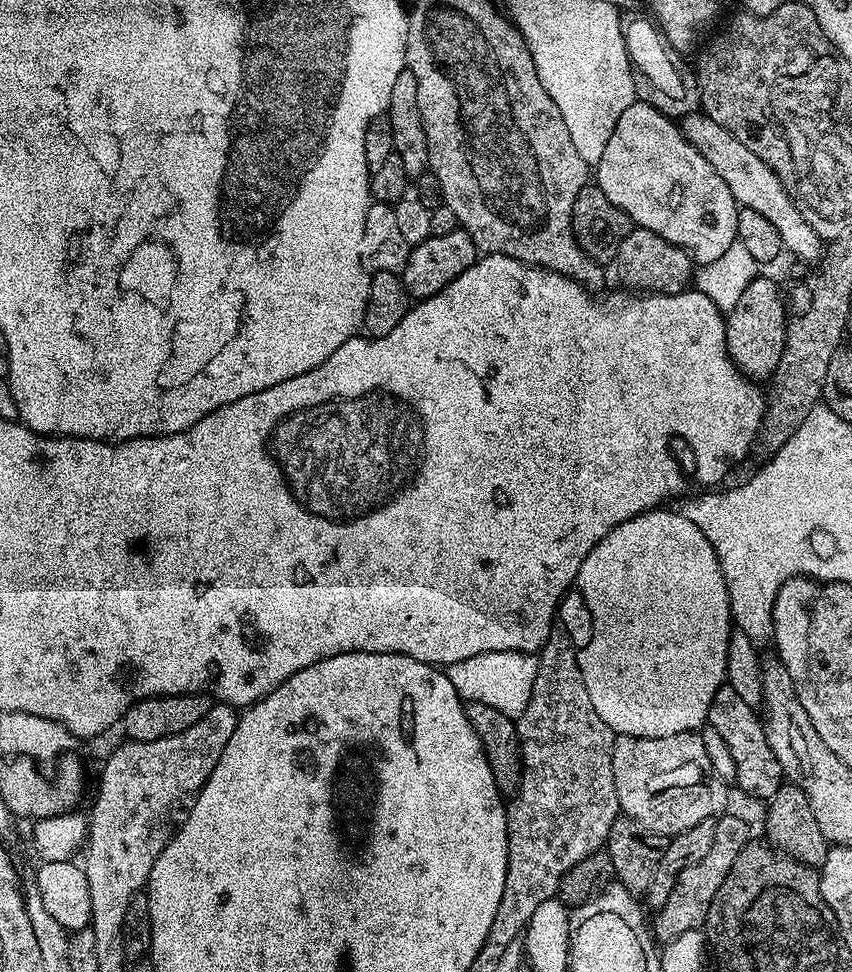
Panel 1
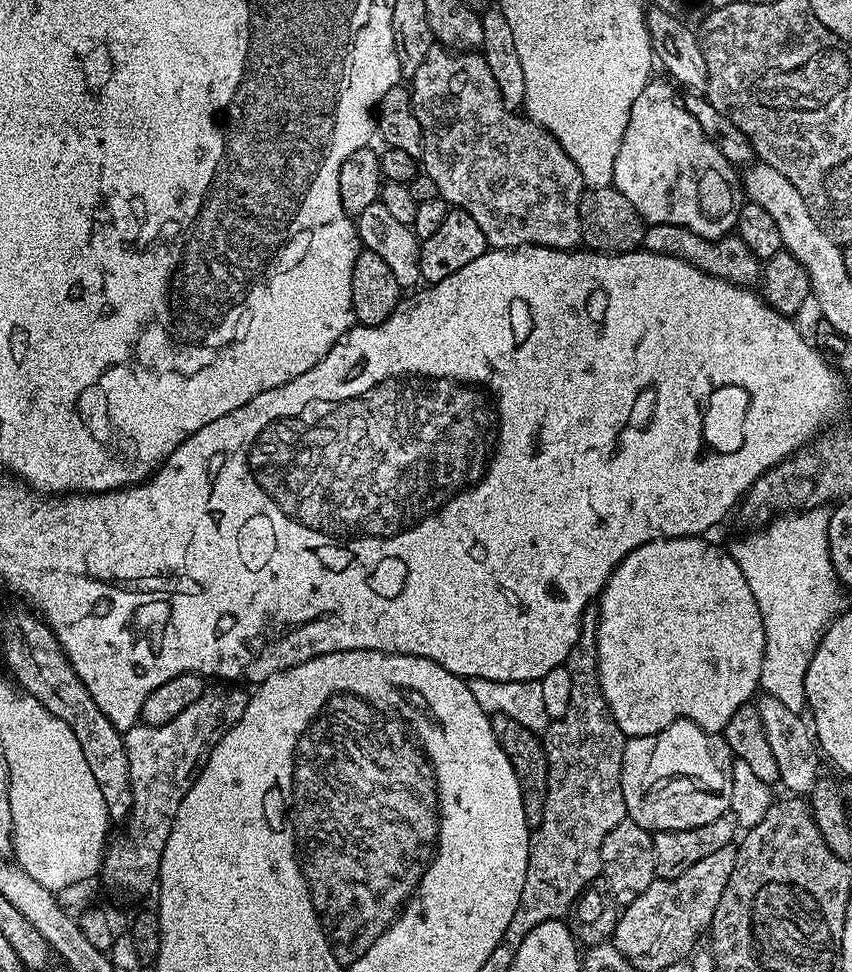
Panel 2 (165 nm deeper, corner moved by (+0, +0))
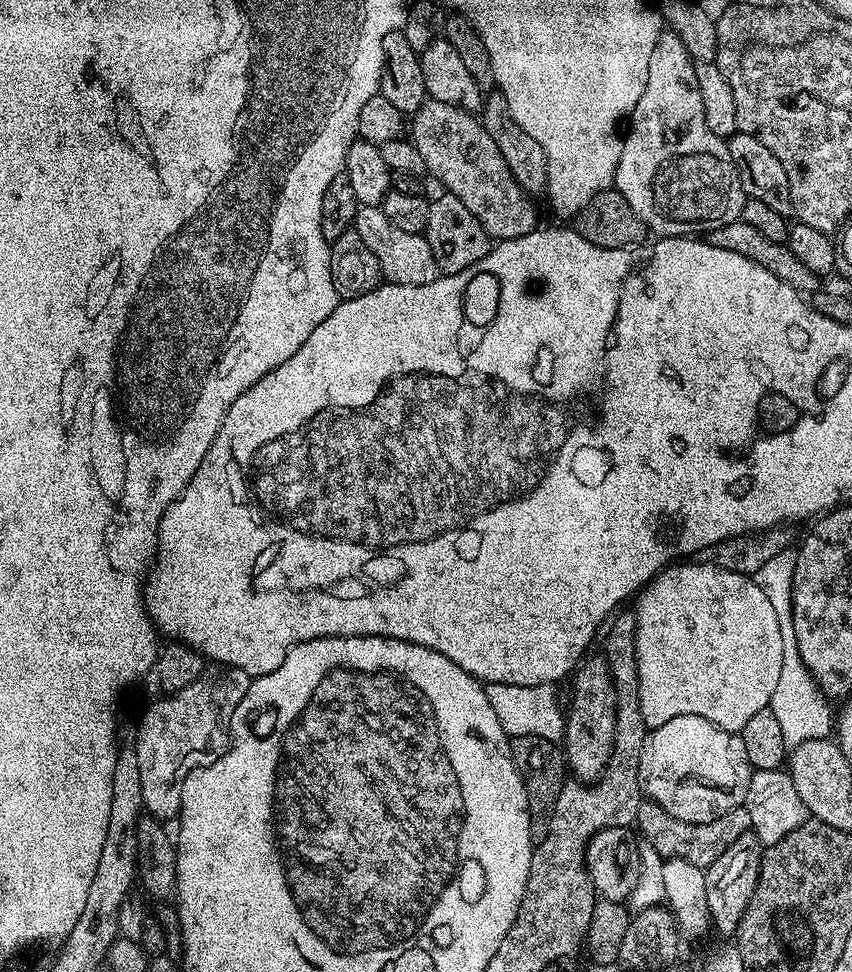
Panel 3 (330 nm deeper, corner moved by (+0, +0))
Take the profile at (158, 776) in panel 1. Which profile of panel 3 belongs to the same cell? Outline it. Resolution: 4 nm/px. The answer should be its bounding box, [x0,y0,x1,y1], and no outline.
[134,666,253,822]

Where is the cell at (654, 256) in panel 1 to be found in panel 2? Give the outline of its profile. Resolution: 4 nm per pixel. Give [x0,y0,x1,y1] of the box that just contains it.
[643,224,762,286]

